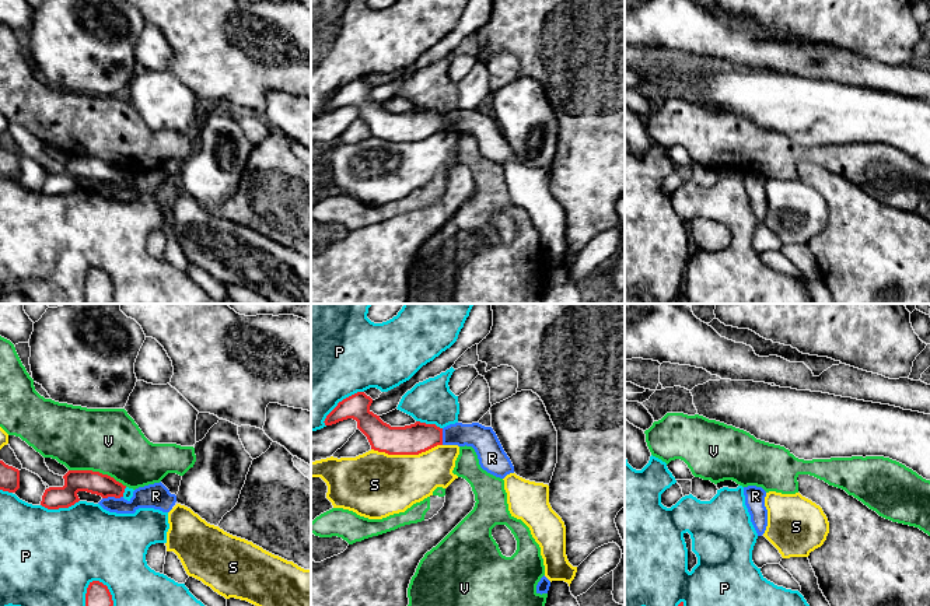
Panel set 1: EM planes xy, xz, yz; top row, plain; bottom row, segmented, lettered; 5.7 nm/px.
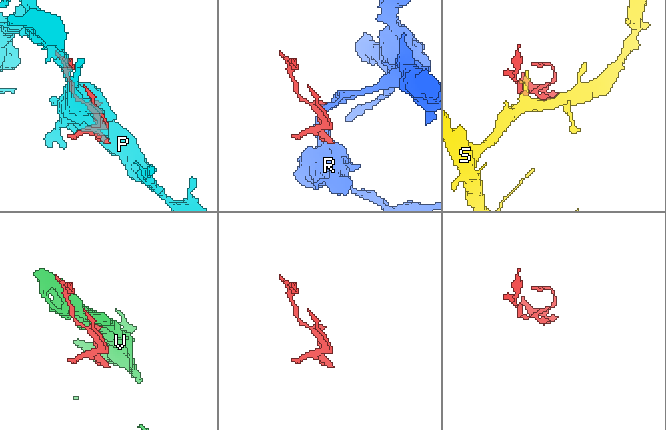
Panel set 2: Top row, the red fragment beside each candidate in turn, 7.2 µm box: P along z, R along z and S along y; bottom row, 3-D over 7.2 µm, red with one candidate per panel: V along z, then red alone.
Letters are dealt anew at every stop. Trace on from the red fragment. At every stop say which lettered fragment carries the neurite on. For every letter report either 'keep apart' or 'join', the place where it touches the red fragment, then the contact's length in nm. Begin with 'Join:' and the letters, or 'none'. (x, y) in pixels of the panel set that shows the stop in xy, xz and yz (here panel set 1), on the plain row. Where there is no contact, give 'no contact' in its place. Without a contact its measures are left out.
Join: none
P: keep apart; meets red in xz at (339, 88); contact 300 nm long
R: keep apart; meets red in xy at (112, 182); contact 120 nm long
S: keep apart; meets red in xz at (406, 140); contact 400 nm long
V: keep apart; meets red in xy at (98, 158); contact 340 nm long

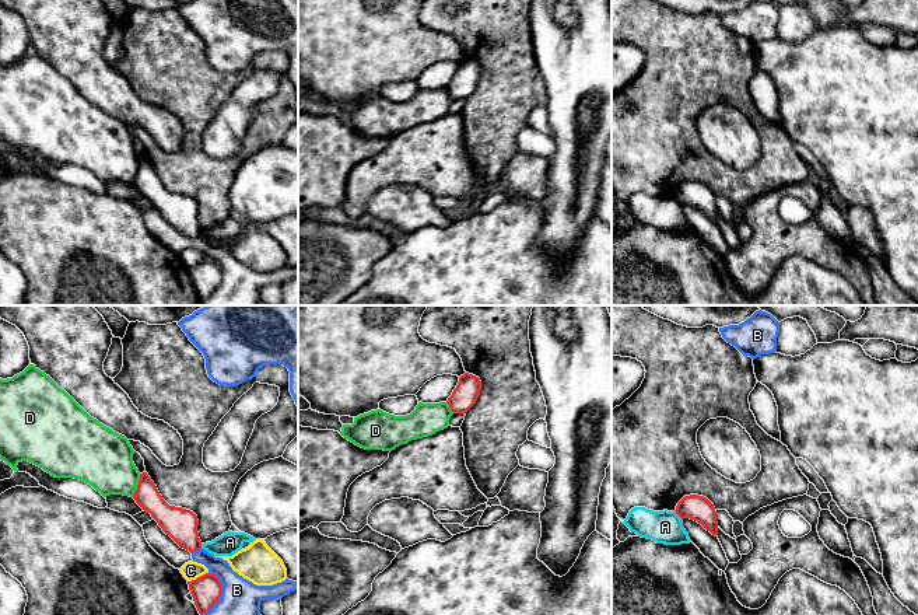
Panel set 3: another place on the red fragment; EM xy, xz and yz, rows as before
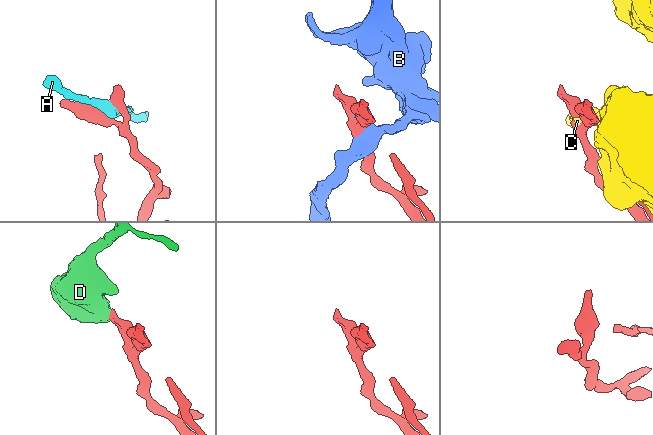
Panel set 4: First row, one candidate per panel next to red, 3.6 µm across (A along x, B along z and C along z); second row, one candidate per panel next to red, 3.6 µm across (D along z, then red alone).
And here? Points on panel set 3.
Join: none
A: keep apart; meets red in yz at (678, 201); contact 70 nm long
B: keep apart; meets red in xy at (220, 280); contact 260 nm long
C: keep apart; meets red in xy at (198, 264); contact 130 nm long
D: keep apart; meets red in xy at (137, 171); contact 140 nm long

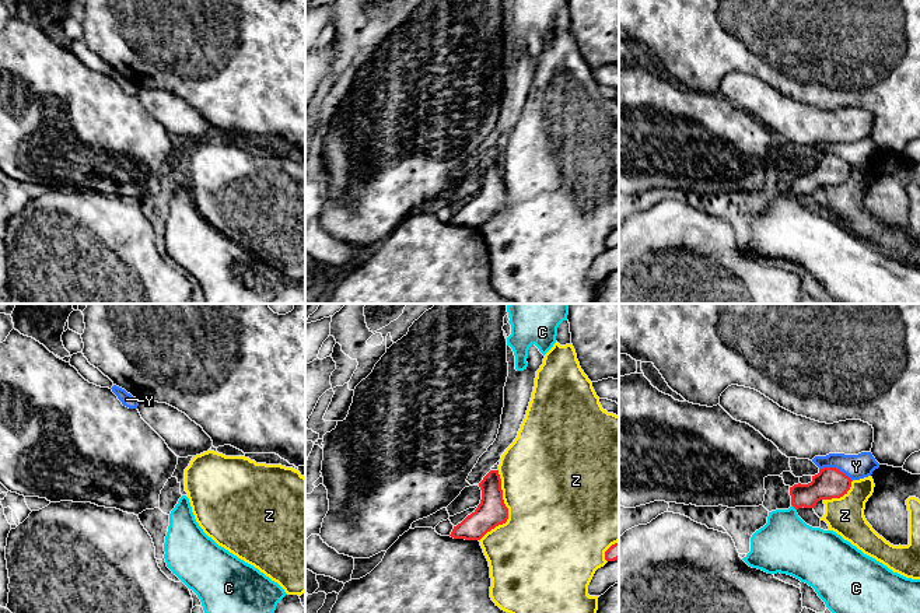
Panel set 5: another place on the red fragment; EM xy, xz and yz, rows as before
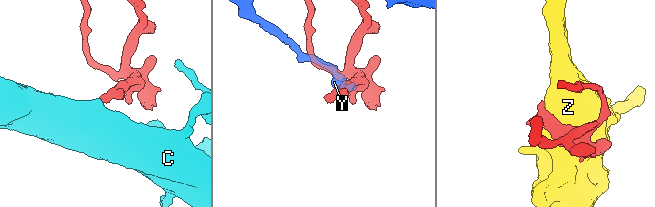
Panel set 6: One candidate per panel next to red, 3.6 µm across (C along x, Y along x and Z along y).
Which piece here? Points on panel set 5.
Join: C
C: join; meets red in yz at (793, 192); contact 50 nm long
Y: keep apart; meets red in yz at (835, 154); contact 200 nm long
Z: keep apart; meets red in xz at (507, 196); contact 420 nm long

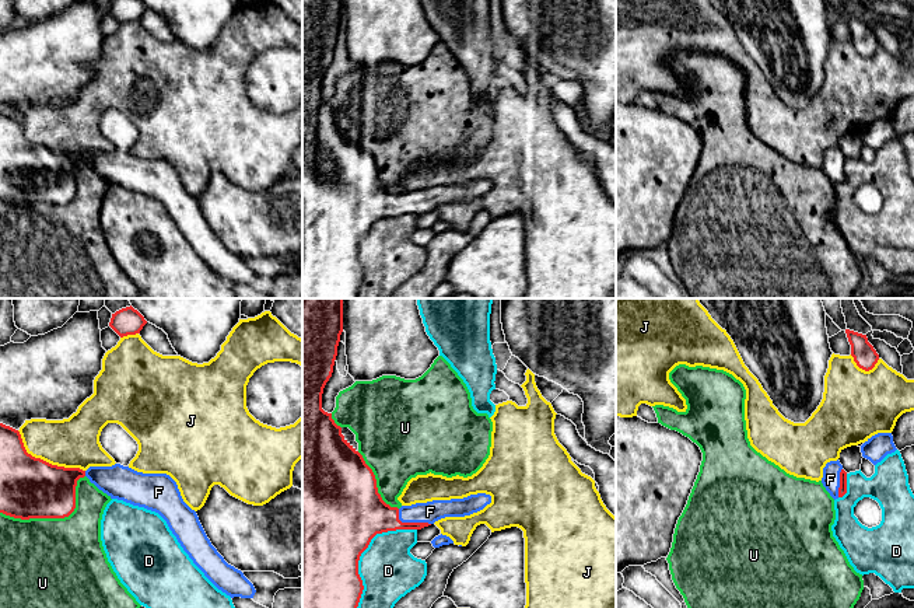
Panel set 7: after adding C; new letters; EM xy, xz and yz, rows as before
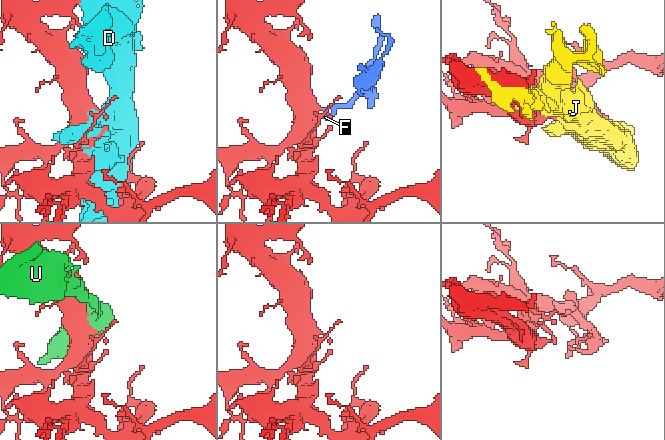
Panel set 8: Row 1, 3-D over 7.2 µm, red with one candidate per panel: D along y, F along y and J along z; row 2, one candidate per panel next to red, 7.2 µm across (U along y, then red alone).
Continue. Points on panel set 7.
Join: F
D: keep apart; meets red in xz at (361, 238); contact 600 nm long
F: join; meets red in xz at (410, 209); contact 220 nm long
J: keep apart; meets red in xy at (45, 147); contact 460 nm long
U: keep apart; meets red in xy at (55, 203); contact 550 nm long

